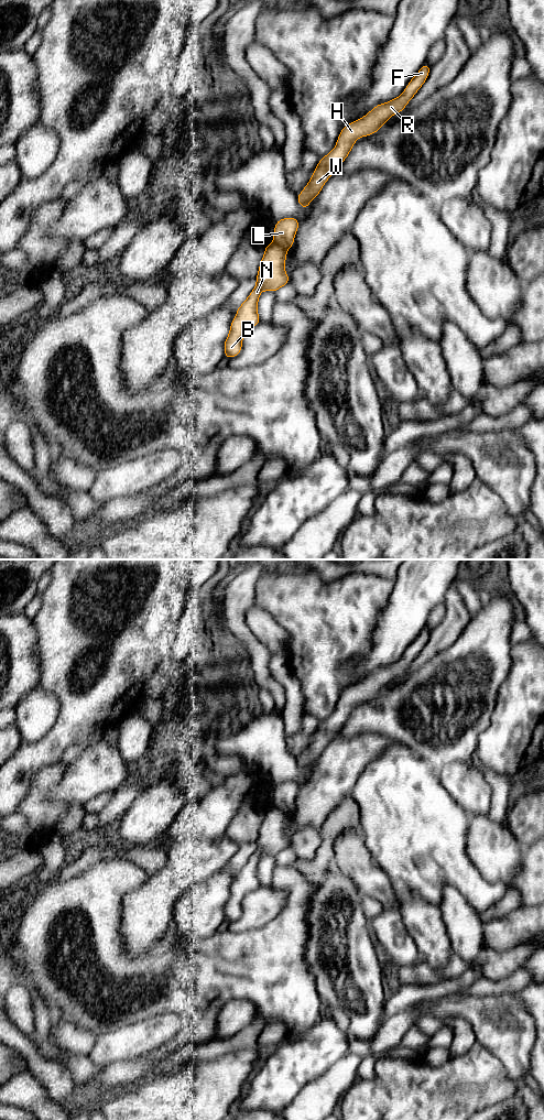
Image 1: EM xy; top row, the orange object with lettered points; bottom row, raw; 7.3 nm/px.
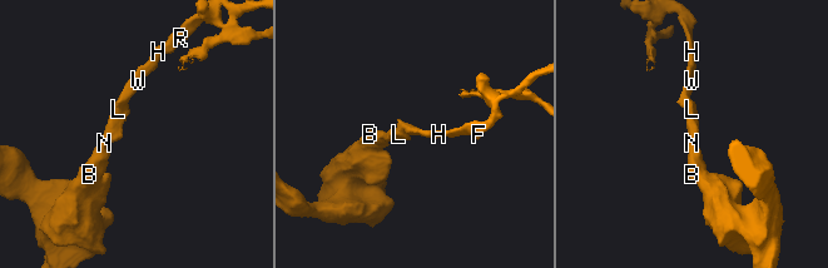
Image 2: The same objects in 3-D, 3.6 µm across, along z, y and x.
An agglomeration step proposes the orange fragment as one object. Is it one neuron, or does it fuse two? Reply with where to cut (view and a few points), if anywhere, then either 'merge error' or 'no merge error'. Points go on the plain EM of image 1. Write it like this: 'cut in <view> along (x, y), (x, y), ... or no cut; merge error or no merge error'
cut in xy along (274, 806), (286, 812); merge error

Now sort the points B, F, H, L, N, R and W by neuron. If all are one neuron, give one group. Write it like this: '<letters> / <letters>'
B N / F H L R W

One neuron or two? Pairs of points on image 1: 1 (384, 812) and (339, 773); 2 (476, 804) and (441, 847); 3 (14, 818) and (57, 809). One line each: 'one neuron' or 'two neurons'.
1: two neurons
2: two neurons
3: two neurons

